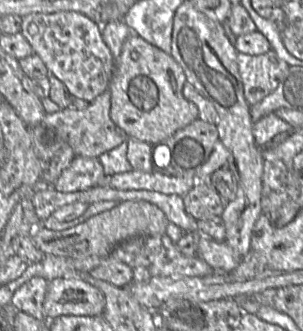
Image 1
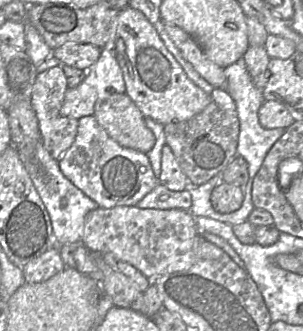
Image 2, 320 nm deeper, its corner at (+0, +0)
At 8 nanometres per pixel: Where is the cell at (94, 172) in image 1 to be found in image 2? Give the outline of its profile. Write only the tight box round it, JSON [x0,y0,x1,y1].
[58,115,159,208]

